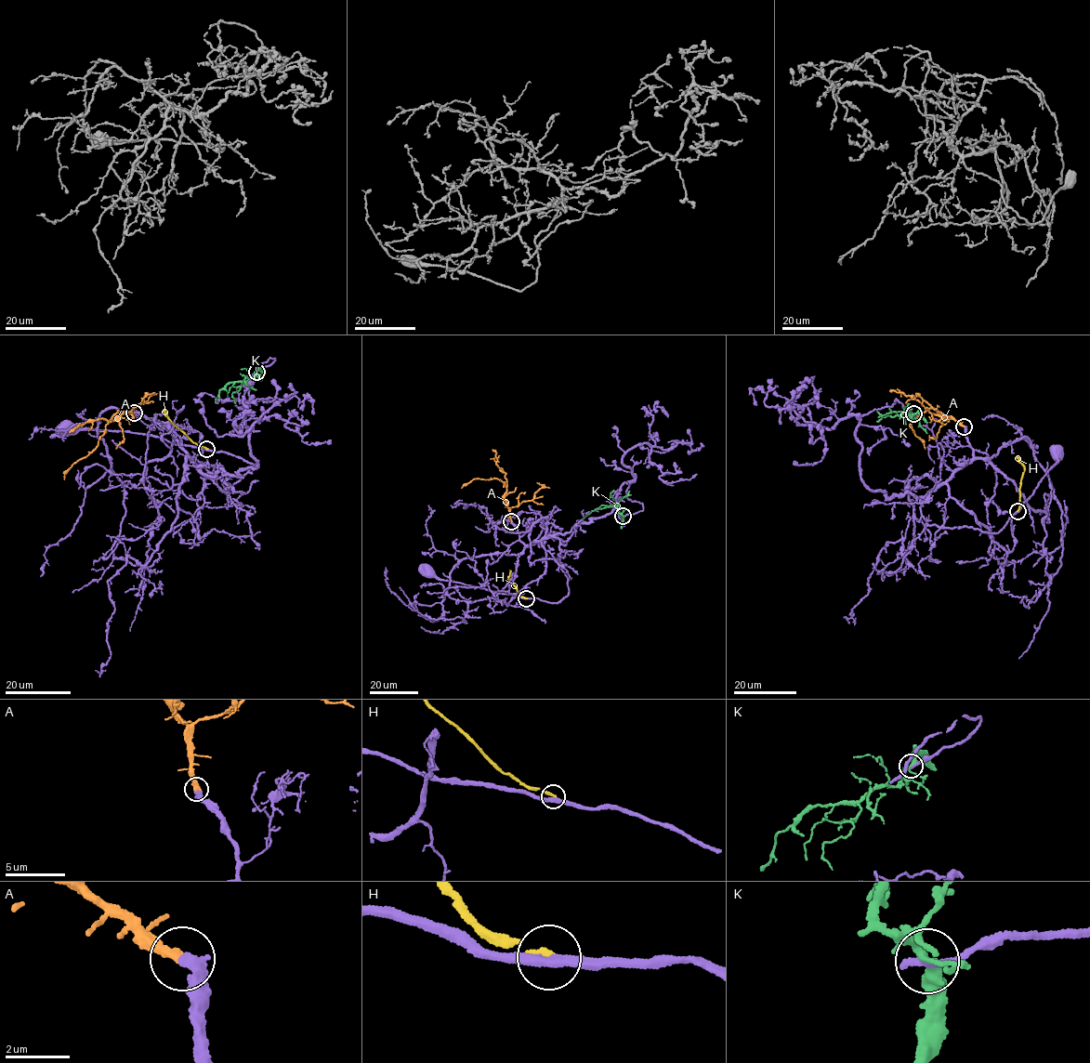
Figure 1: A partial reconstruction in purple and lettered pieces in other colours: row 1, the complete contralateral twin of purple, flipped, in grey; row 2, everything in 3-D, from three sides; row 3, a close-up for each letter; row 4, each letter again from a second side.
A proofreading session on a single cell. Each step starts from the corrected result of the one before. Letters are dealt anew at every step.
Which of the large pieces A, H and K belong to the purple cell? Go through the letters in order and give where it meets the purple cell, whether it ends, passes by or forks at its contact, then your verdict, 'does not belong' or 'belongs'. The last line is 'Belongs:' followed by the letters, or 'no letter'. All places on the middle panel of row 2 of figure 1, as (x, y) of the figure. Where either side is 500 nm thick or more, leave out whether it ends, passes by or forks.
A: (511, 521) | it ends | belongs
H: (526, 598) | it ends | does not belong
K: (623, 516) | it forks | does not belong
Belongs: A

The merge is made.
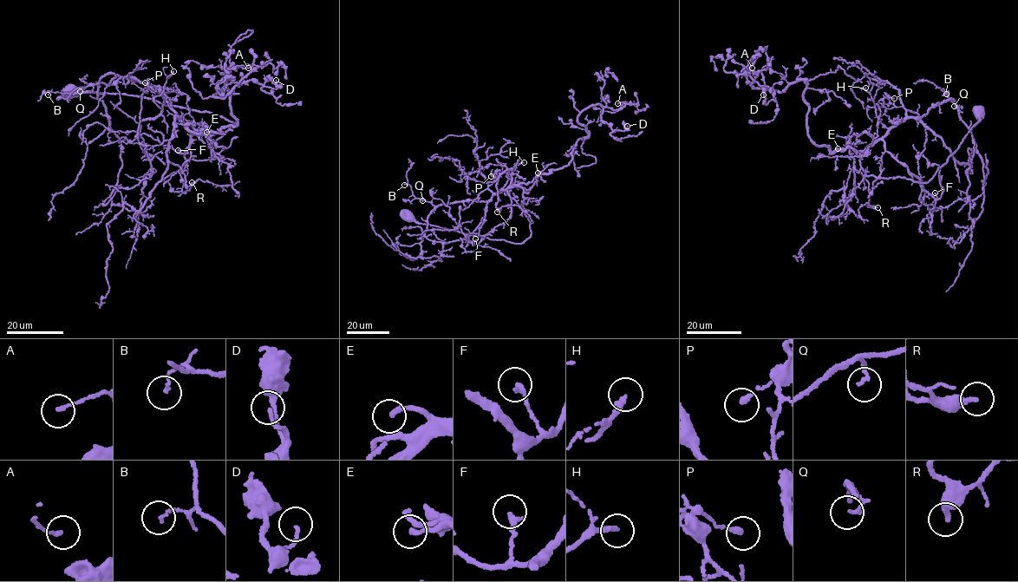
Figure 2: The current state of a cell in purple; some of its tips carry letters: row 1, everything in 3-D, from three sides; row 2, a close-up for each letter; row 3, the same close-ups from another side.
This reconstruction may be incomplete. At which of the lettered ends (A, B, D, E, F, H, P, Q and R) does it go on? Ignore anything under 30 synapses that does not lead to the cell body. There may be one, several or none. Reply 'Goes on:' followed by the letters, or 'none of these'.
Goes on: none of these

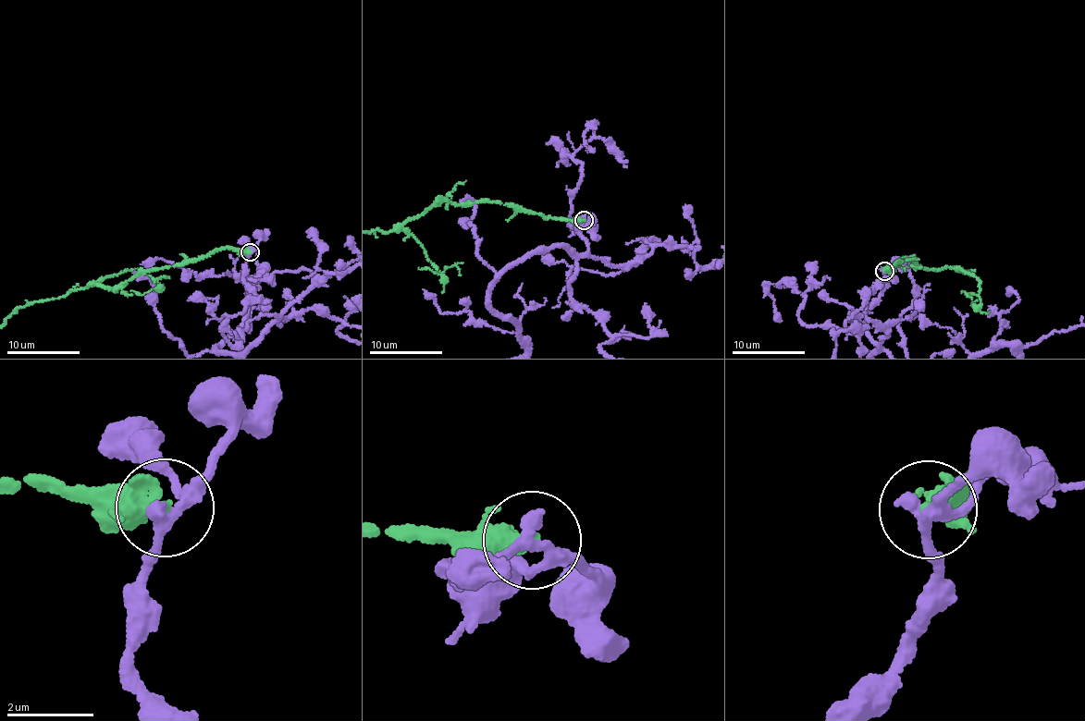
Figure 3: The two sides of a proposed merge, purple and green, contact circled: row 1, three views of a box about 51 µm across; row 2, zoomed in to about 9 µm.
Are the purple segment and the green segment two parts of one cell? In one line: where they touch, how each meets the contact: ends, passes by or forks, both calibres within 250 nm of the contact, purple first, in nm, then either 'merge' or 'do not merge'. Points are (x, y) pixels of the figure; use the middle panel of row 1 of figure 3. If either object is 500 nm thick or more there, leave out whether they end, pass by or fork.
place (584, 220); purple forks; green ends; calibres 280 and 420 nm; do not merge

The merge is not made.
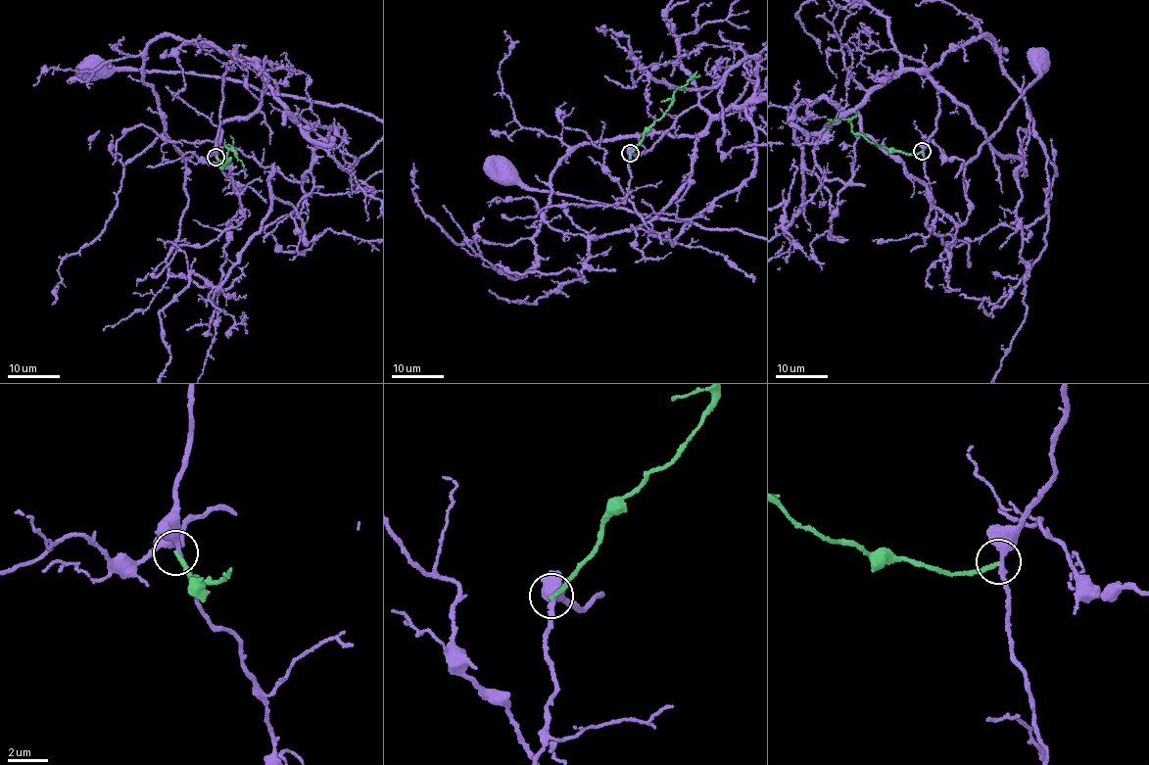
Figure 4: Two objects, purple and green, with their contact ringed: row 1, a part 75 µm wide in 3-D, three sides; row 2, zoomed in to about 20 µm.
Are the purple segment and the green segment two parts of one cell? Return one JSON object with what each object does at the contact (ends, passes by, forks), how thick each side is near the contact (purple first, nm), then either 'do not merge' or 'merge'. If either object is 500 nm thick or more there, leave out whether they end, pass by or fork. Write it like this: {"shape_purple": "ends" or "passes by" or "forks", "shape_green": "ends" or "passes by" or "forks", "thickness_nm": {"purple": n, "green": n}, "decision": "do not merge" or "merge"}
{"shape_purple": "passes by", "shape_green": "ends", "thickness_nm": {"purple": 300, "green": 200}, "decision": "do not merge"}

